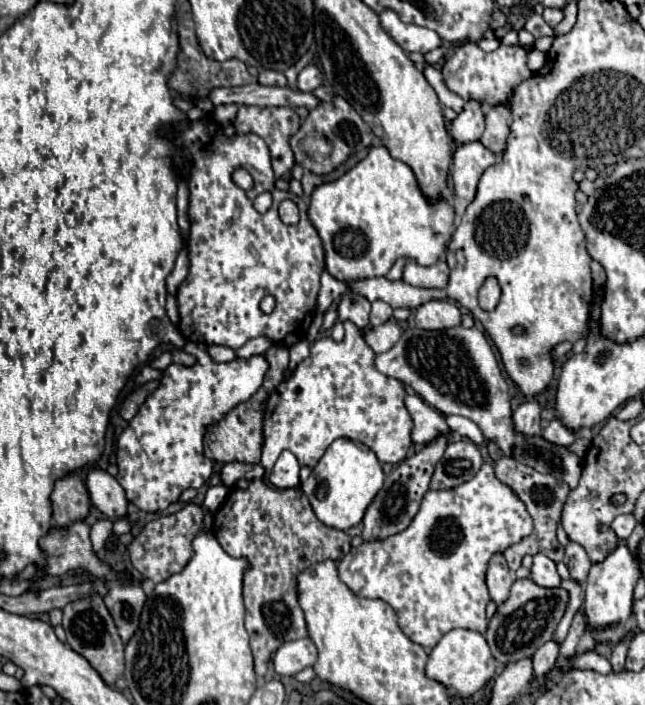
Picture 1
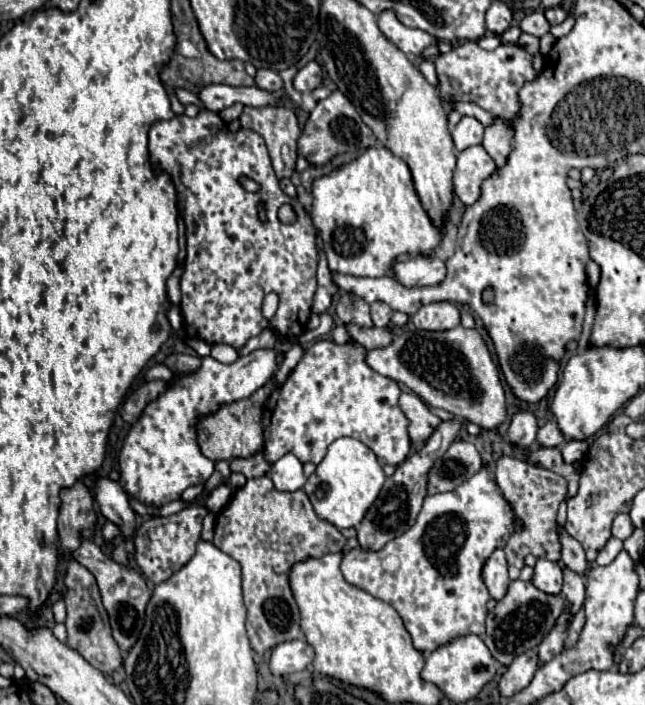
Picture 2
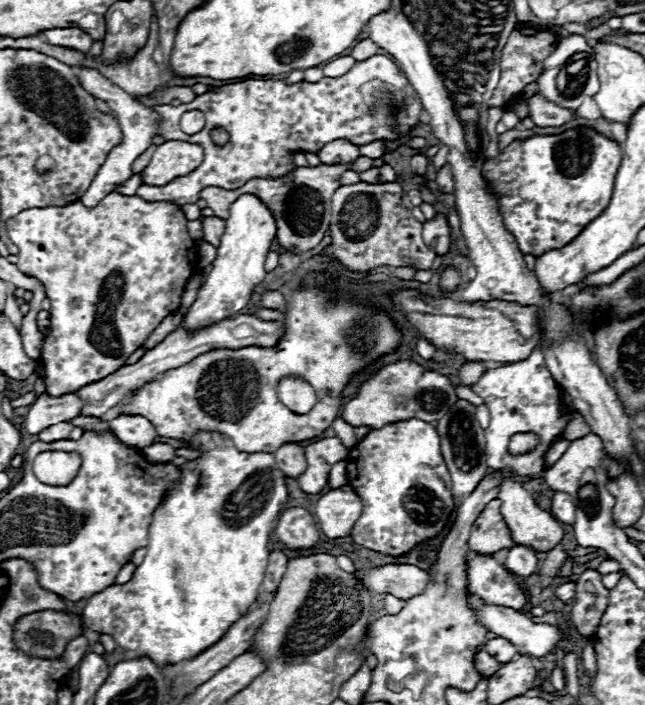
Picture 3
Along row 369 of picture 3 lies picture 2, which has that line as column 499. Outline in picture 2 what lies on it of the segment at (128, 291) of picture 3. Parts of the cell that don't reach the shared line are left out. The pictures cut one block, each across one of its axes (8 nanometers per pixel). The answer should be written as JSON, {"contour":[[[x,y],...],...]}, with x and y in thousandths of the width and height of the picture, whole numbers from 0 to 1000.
{"contour":[[[719,60],[695,77],[673,79],[673,94],[679,105],[676,128],[685,145],[735,145],[744,153],[757,156],[766,167],[784,170],[788,179],[797,176],[809,153],[803,142],[809,119],[837,108],[837,99],[828,96],[828,82],[803,62],[775,62],[769,71],[747,71],[738,60]]]}

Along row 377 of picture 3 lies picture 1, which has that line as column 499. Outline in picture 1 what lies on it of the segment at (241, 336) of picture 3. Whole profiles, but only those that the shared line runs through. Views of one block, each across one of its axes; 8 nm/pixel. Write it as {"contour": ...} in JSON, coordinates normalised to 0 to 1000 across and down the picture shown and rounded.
{"contour":[[[788,150],[753,153],[753,184],[744,201],[775,224],[778,216],[784,213],[788,193],[791,193],[791,153]]]}

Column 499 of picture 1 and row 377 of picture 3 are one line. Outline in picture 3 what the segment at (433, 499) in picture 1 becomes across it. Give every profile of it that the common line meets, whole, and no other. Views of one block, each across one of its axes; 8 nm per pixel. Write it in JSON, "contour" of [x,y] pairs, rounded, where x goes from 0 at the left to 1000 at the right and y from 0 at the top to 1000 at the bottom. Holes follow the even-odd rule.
{"contour":[[[828,494],[816,511],[803,511],[794,516],[781,516],[772,522],[753,525],[738,545],[729,548],[757,576],[760,582],[760,604],[750,610],[753,621],[753,658],[760,664],[788,664],[797,675],[819,675],[831,681],[843,672],[843,647],[850,635],[871,621],[887,582],[871,570],[871,550],[856,536],[843,516],[843,505],[837,494]],[[803,613],[831,613],[840,618],[840,630],[831,638],[806,647],[788,644],[788,624]]]}

